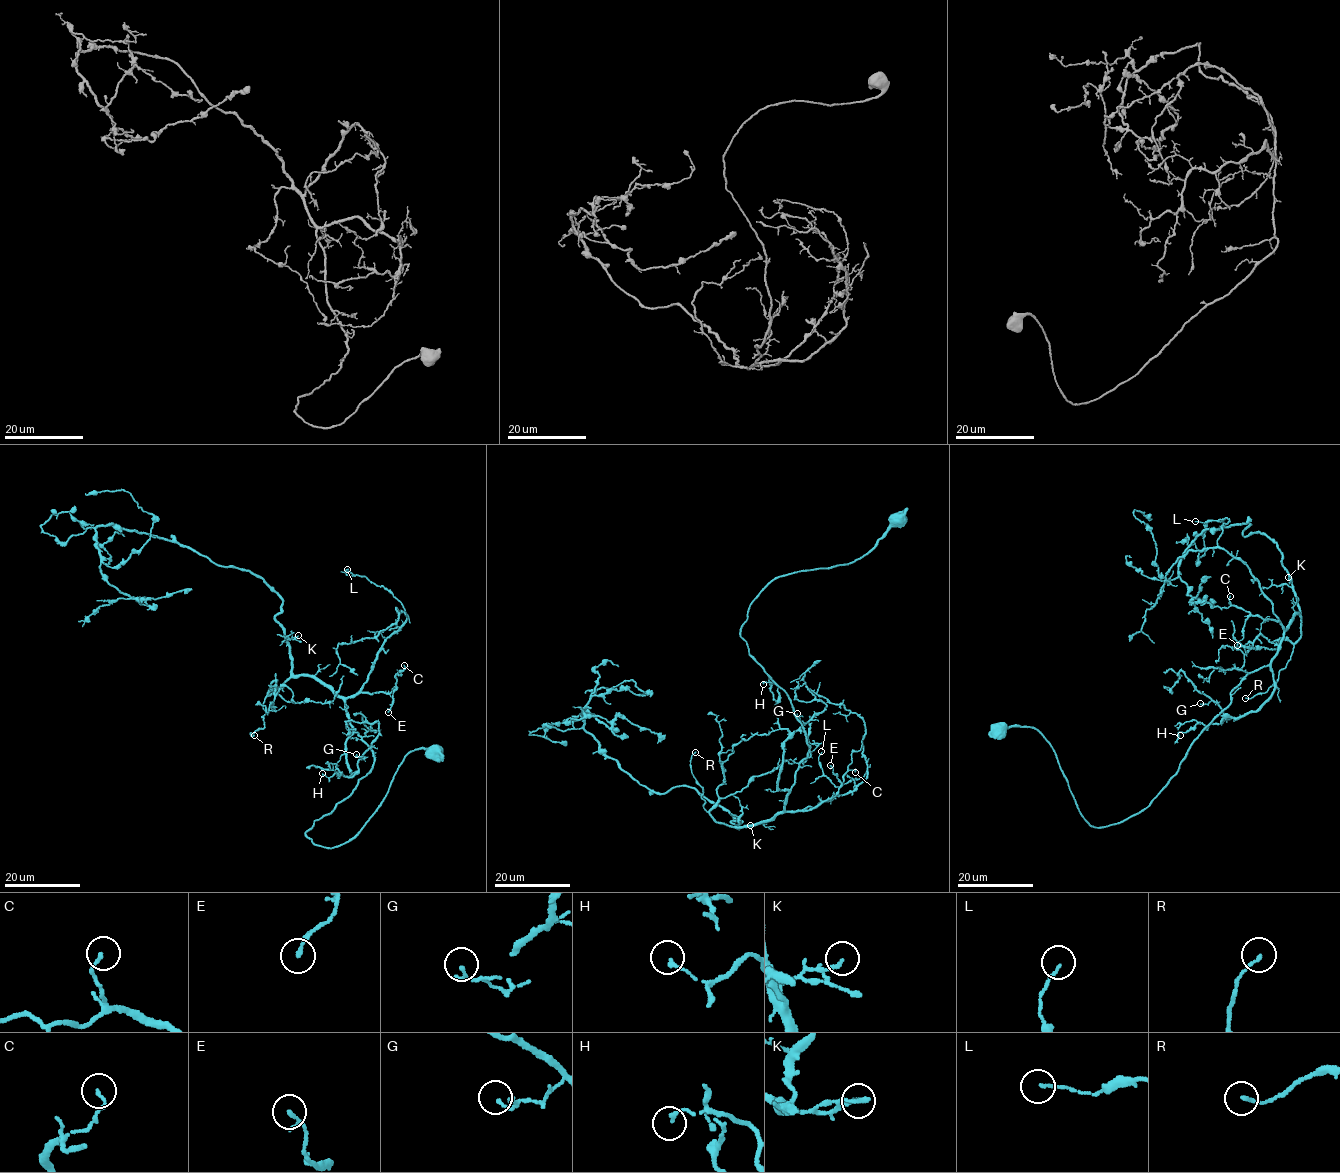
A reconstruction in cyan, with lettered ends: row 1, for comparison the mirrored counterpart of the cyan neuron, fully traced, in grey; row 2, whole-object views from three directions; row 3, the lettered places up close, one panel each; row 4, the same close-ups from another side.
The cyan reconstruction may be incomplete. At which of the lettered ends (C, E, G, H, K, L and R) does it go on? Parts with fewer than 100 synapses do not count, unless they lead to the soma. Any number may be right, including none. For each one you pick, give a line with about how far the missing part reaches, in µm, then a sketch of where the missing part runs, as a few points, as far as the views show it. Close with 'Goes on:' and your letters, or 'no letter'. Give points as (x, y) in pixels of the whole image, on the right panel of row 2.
Goes on: no letter

